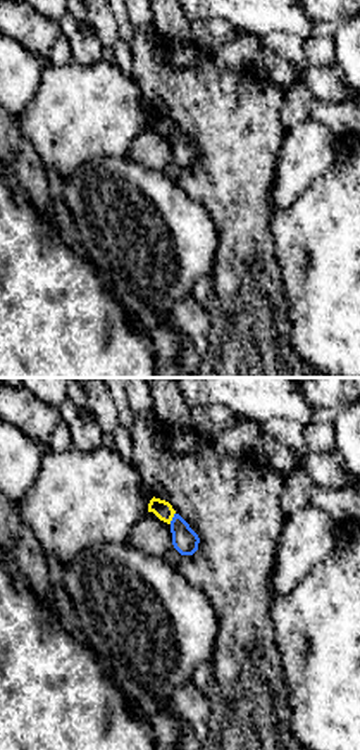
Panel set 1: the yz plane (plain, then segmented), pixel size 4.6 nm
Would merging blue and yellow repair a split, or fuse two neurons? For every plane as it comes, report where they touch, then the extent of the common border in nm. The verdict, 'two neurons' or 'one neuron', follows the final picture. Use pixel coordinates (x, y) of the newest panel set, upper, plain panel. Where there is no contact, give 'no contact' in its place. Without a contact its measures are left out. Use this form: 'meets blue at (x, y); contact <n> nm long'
meets blue at (173, 131); contact 60 nm long

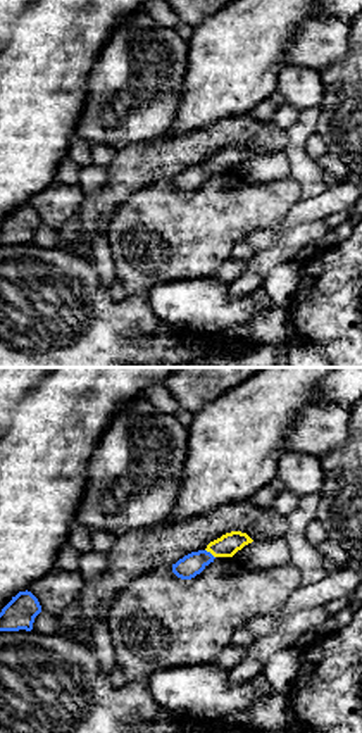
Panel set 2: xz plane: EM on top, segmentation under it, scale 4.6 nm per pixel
meets blue at (211, 168); contact 60 nm long

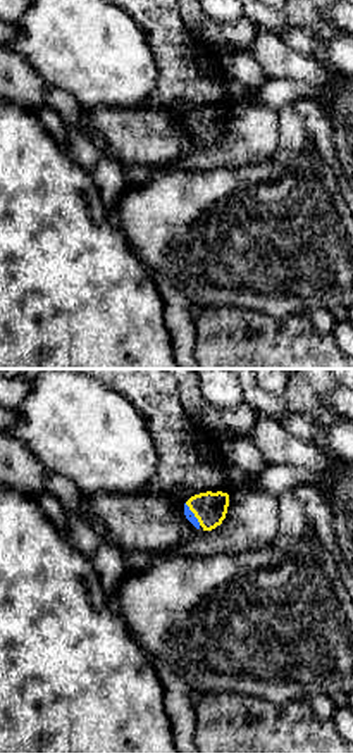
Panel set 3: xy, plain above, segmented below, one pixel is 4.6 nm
meets blue at (193, 128); contact 130 nm long

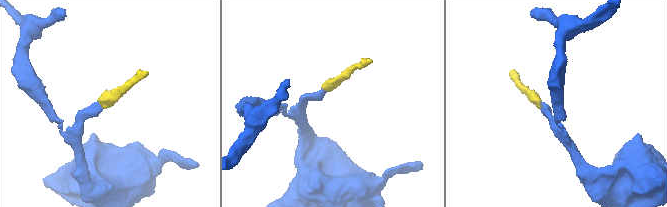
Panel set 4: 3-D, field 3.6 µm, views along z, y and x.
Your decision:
one neuron

